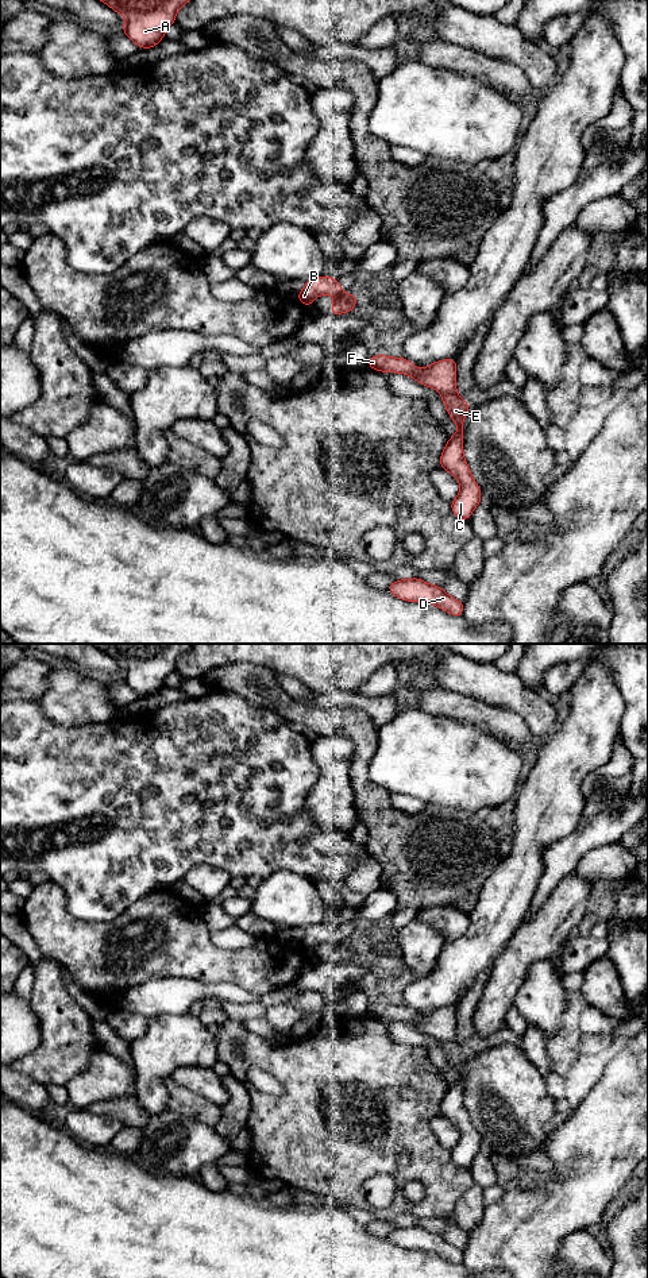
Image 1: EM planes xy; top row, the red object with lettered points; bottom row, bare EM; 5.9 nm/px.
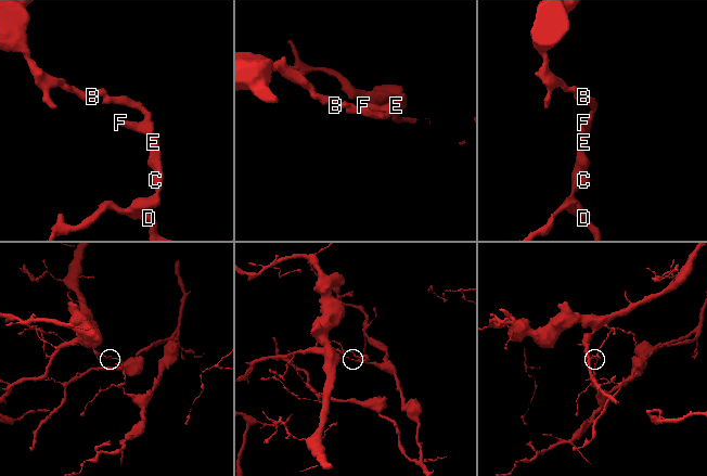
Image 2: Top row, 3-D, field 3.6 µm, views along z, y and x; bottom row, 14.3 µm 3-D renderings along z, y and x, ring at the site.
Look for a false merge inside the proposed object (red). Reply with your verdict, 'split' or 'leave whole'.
split

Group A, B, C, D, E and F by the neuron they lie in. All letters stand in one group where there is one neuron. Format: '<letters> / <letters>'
A B / C D E F

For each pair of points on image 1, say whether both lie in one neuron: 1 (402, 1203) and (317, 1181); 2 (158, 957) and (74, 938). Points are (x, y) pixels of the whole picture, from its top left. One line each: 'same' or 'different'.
1: same
2: same

